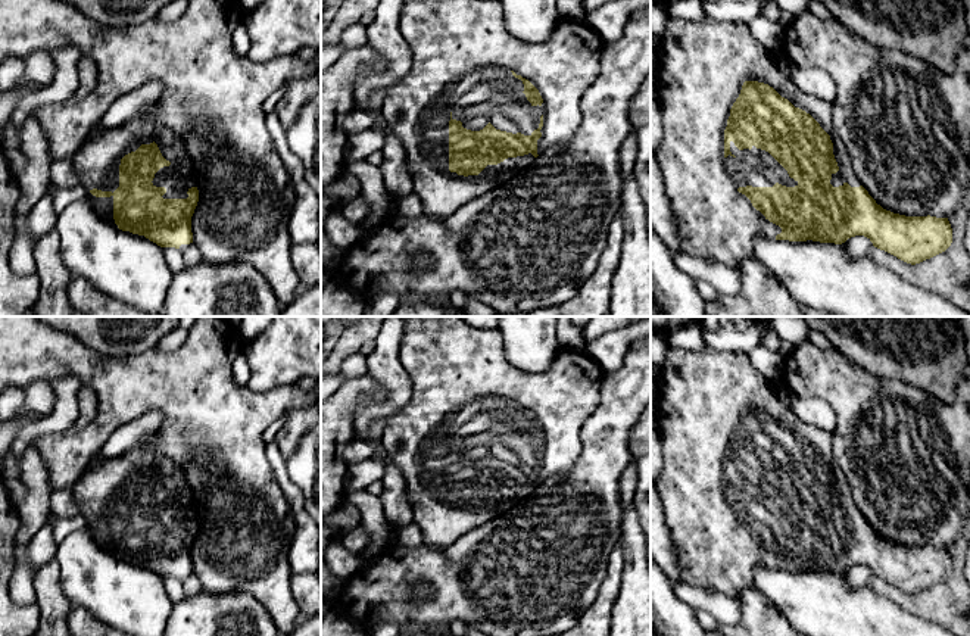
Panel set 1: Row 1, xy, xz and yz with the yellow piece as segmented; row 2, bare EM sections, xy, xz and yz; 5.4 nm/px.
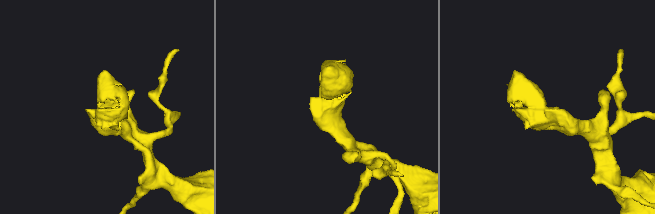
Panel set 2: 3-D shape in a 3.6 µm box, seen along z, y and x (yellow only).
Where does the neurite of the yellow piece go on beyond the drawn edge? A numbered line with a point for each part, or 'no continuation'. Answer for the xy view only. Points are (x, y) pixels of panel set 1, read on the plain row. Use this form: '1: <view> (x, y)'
1: xy (97, 490)

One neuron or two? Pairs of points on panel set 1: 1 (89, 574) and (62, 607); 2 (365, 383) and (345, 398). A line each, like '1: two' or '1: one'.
1: two
2: one

